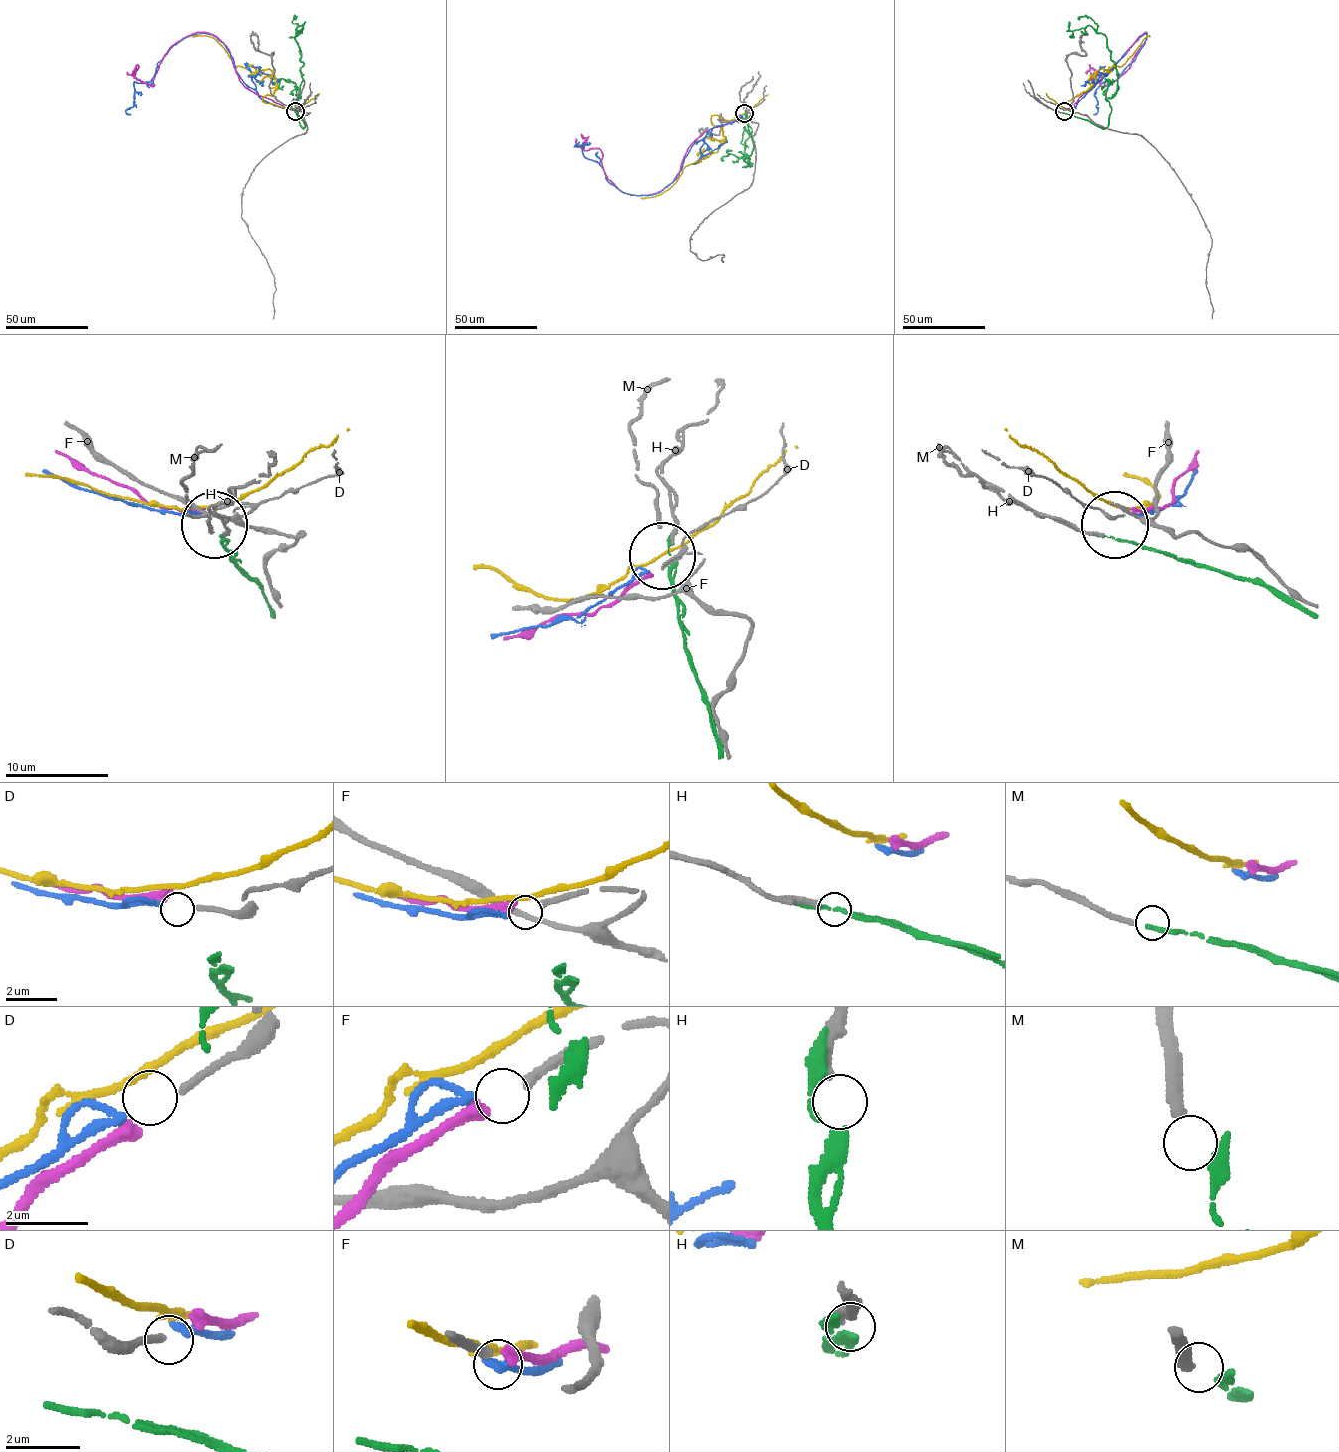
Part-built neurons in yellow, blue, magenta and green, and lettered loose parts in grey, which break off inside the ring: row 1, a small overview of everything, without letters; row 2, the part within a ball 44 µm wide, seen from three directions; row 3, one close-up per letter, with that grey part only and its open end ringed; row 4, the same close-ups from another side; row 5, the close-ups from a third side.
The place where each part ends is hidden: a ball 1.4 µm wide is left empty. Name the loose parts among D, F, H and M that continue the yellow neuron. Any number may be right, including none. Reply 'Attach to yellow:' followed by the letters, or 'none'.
Attach to yellow: none

